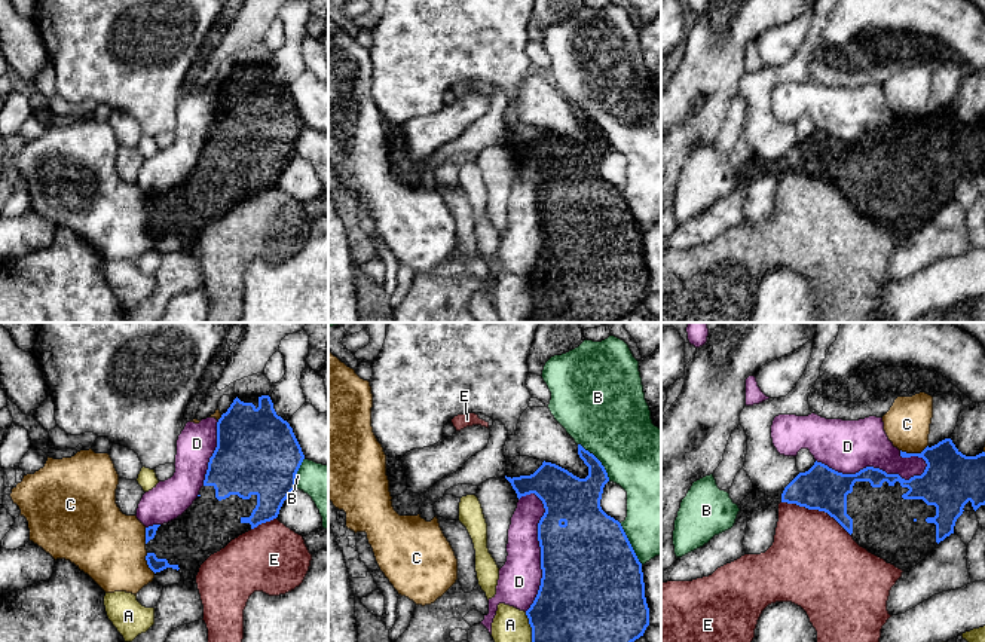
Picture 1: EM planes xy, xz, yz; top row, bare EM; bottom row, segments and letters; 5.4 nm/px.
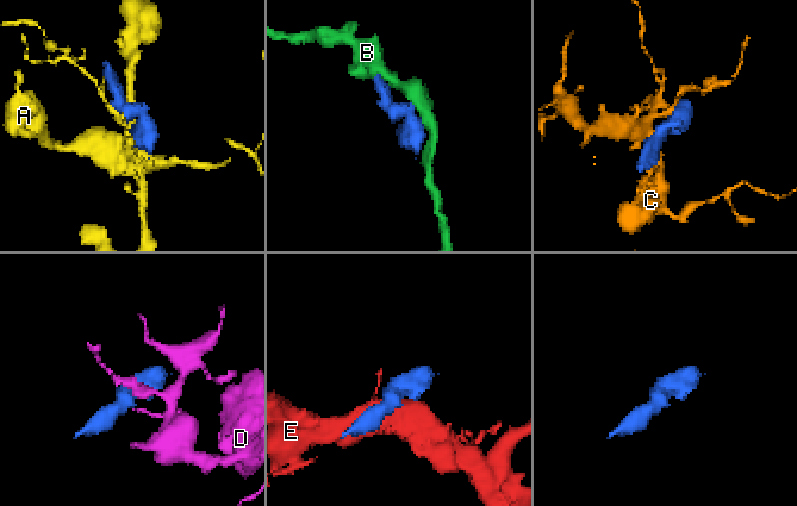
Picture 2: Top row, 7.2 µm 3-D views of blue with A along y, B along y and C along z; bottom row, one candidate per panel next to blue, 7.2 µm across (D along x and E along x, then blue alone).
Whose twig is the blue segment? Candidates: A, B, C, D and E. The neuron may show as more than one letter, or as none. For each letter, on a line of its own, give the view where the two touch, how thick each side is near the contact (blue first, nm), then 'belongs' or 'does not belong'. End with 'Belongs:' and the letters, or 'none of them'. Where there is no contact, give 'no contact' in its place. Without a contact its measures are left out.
A: contact in xz; calibres 500 and 220 nm; does not belong
B: contact in xz; calibres 260 and 420 nm; does not belong
C: contact in yz; calibres 300 and 240 nm; belongs
D: contact in yz; calibres 180 and 280 nm; does not belong
E: contact in yz; calibres 240 and 440 nm; does not belong
Belongs: C

